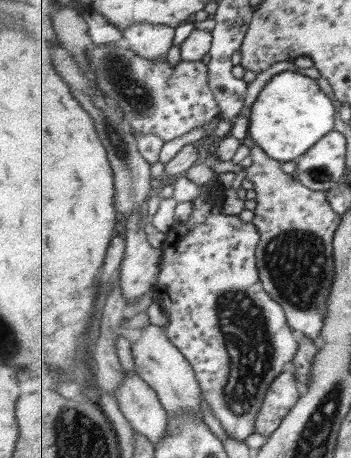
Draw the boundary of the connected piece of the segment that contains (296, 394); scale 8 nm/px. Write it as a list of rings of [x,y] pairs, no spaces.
[[[293,369],[280,375],[269,388],[255,422],[256,432],[271,436],[301,398],[298,376]]]

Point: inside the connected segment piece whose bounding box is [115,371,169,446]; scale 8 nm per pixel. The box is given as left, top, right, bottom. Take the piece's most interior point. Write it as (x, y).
(139, 401)

